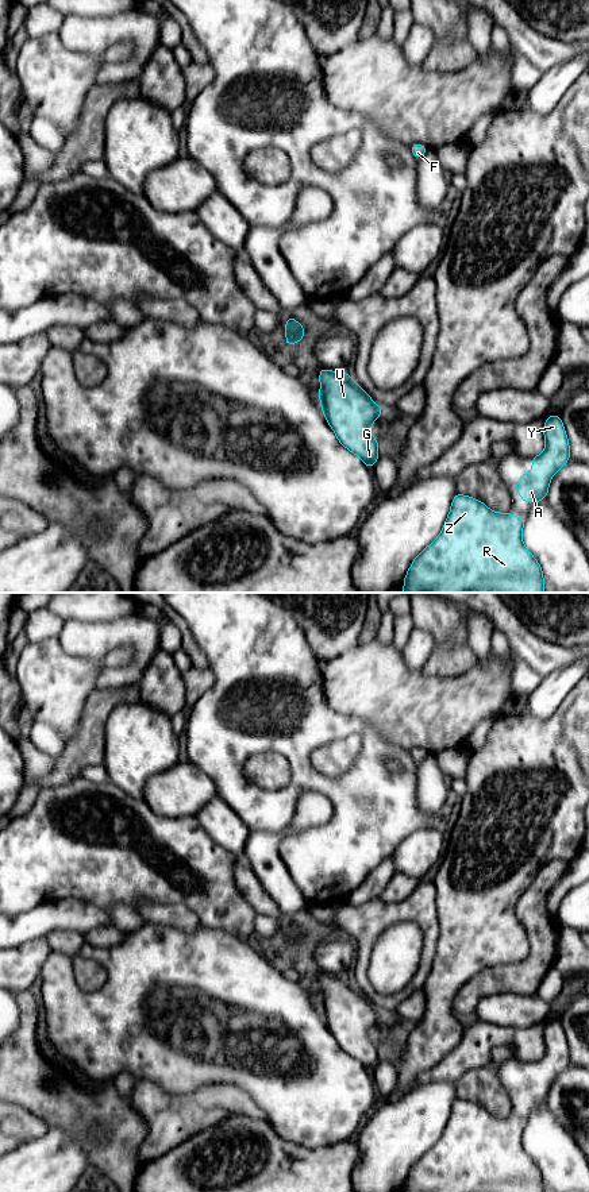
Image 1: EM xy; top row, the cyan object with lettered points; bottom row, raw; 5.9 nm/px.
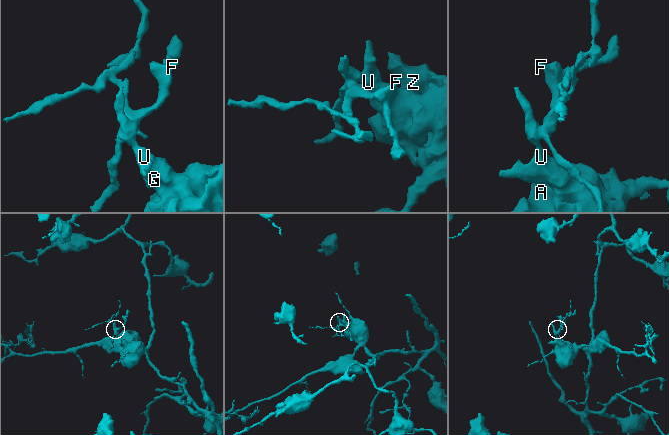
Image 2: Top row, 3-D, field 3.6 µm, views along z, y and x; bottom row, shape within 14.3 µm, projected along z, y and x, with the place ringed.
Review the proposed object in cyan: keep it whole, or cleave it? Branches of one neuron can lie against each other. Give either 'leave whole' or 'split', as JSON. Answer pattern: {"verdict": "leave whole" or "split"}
{"verdict": "split"}

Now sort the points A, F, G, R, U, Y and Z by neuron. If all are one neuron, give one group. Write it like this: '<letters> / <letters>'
A G R U Y Z / F

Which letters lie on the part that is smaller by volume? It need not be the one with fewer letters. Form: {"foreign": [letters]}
{"foreign": ["F"]}

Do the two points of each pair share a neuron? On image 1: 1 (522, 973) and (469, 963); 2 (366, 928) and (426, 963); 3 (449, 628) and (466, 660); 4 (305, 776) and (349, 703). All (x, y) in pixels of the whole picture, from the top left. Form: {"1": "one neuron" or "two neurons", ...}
{"1": "two neurons", "2": "one neuron", "3": "two neurons", "4": "two neurons"}

